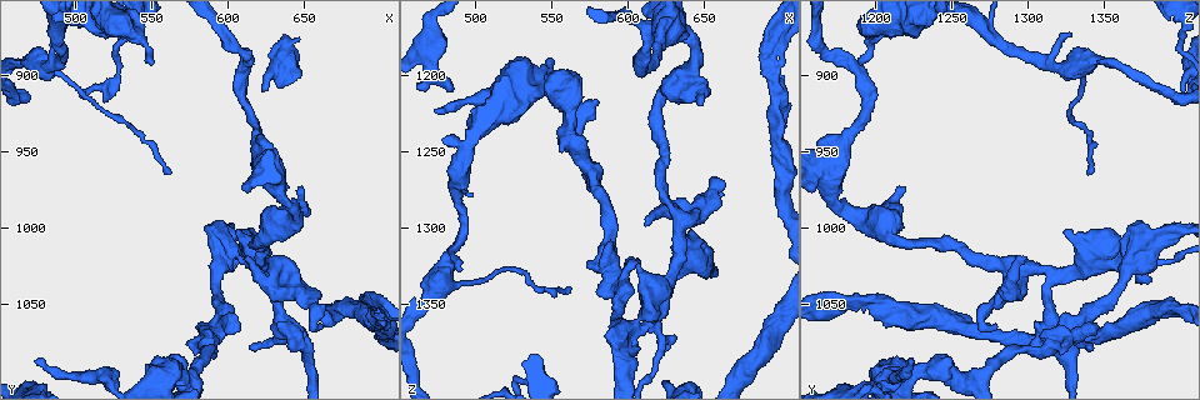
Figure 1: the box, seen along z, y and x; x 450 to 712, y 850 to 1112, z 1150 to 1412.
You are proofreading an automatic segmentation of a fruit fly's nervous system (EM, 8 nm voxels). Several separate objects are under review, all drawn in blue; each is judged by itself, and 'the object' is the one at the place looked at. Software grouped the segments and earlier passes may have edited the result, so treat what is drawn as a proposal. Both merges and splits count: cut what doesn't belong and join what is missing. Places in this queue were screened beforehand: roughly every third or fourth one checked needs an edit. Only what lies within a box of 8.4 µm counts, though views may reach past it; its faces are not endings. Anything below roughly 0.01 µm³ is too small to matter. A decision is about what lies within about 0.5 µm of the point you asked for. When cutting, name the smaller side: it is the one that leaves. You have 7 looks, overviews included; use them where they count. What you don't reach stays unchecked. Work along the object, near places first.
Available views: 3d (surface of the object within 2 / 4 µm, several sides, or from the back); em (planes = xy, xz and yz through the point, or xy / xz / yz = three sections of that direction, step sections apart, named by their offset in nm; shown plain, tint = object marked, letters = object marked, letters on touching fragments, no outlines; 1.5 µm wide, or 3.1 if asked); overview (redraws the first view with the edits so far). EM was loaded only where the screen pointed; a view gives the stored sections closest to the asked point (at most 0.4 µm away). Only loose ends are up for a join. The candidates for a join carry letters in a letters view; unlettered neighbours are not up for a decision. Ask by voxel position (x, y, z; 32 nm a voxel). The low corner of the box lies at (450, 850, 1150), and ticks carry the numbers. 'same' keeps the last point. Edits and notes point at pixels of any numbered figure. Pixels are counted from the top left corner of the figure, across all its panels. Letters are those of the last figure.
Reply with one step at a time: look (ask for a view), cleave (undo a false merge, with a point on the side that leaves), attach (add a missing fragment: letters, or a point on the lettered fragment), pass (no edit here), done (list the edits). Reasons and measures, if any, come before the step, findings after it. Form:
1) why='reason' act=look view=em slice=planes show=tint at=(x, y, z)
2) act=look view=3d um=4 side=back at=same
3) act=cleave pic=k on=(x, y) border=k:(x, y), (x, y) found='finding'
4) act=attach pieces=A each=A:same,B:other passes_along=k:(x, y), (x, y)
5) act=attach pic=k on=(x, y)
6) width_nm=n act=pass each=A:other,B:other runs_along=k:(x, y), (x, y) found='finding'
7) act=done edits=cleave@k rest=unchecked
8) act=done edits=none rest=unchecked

why='free end' act=look view=3d um=2 at=(550, 892, 1188)

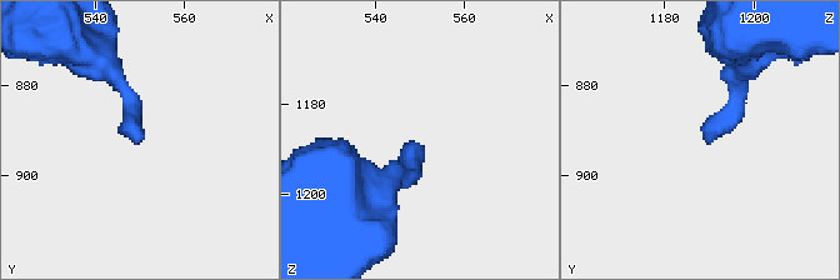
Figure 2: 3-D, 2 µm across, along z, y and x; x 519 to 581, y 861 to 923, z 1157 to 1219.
why='need the tissue' act=look view=em slice=xy step=4 show=letters at=(550, 892, 1188)

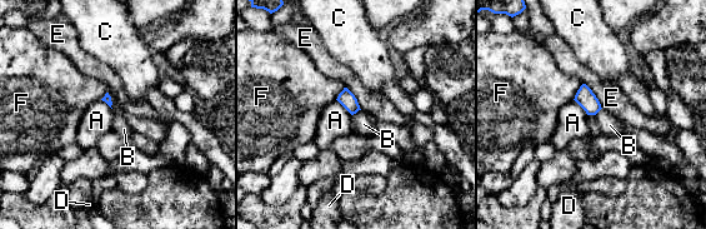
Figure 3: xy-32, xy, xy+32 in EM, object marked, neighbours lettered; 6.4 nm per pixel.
why='another direction' act=look view=em slice=planes show=letters at=same

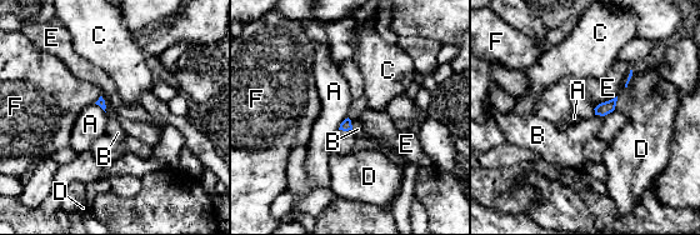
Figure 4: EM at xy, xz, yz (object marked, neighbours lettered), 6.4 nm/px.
act=pass each=A:other,B:other,C:other,D:other,E:other,F:other border=4:(348, 118), (338, 129) found='none of them fits'

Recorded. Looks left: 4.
why='branch stops here' act=look view=3d um=2 at=(562, 964, 1342)

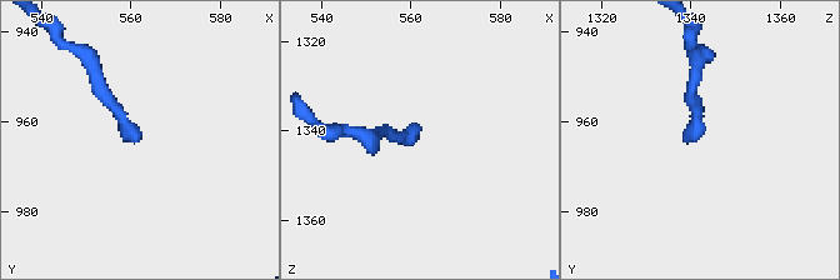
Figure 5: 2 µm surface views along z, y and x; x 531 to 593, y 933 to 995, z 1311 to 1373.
act=look view=em slice=planes show=letters at=(560, 964, 1339)

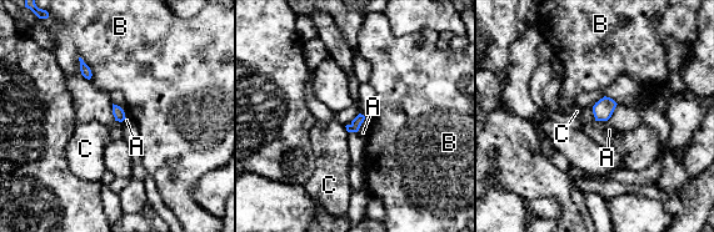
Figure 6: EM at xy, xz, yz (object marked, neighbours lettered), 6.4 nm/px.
act=pass each=A:other,B:other,C:other border=6:(365, 117), (356, 131) found='none of them fits'

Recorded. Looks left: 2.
act=look view=3d um=4 at=(606, 1002, 1326)

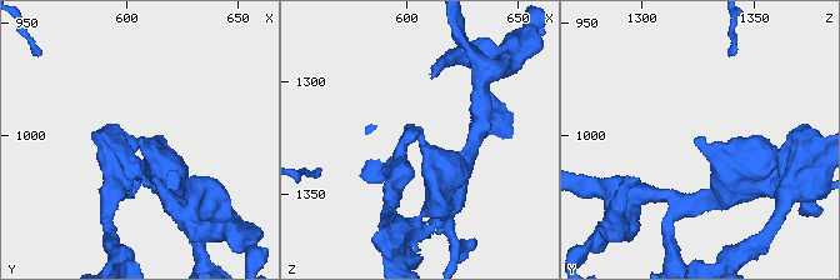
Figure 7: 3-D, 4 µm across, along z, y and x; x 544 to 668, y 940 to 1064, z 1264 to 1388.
act=look view=em slice=planes show=letters at=(607, 1001, 1326)

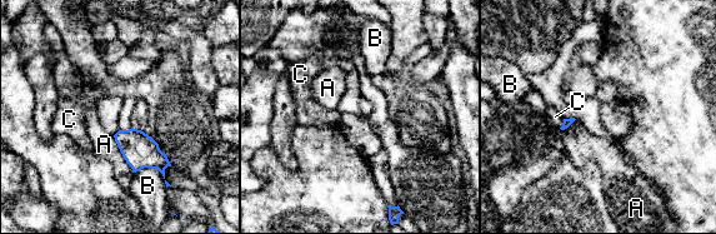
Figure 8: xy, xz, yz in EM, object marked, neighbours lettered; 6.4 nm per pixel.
act=pass each=A:other,B:other,C:other border=8:(134, 172), (155, 168), (166, 187) found='none of them fits'

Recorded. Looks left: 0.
act=done edits=none rest=unchecked

